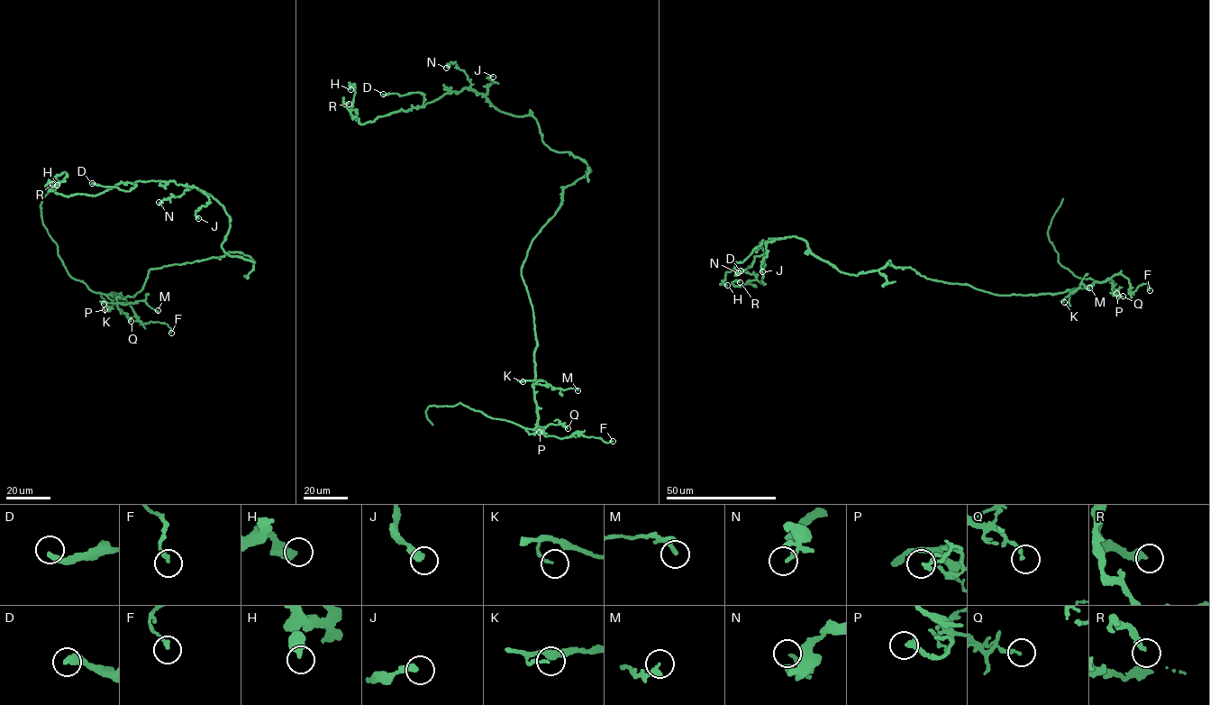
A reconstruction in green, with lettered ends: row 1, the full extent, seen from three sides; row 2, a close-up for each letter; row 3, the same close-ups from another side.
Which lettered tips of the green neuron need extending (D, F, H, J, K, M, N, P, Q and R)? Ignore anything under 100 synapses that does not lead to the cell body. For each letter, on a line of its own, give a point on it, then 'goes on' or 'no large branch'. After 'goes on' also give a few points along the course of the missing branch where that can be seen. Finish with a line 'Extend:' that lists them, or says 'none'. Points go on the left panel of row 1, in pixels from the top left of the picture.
D: place (92, 183); no large branch
F: place (171, 333); no large branch
H: place (57, 185); no large branch
J: place (198, 218); no large branch
K: place (104, 304); no large branch
M: place (158, 310); no large branch
N: place (159, 202); no large branch
P: place (104, 309); no large branch
Q: place (131, 321); no large branch
R: place (52, 184); no large branch
Extend: none

